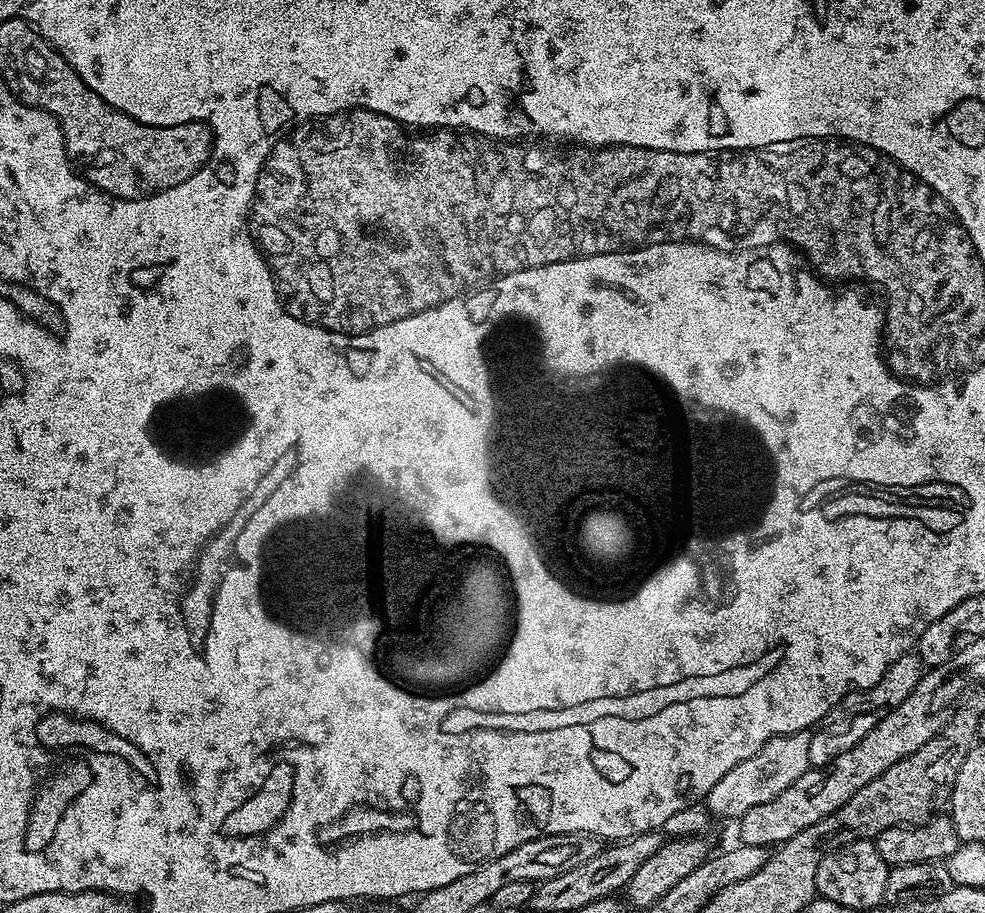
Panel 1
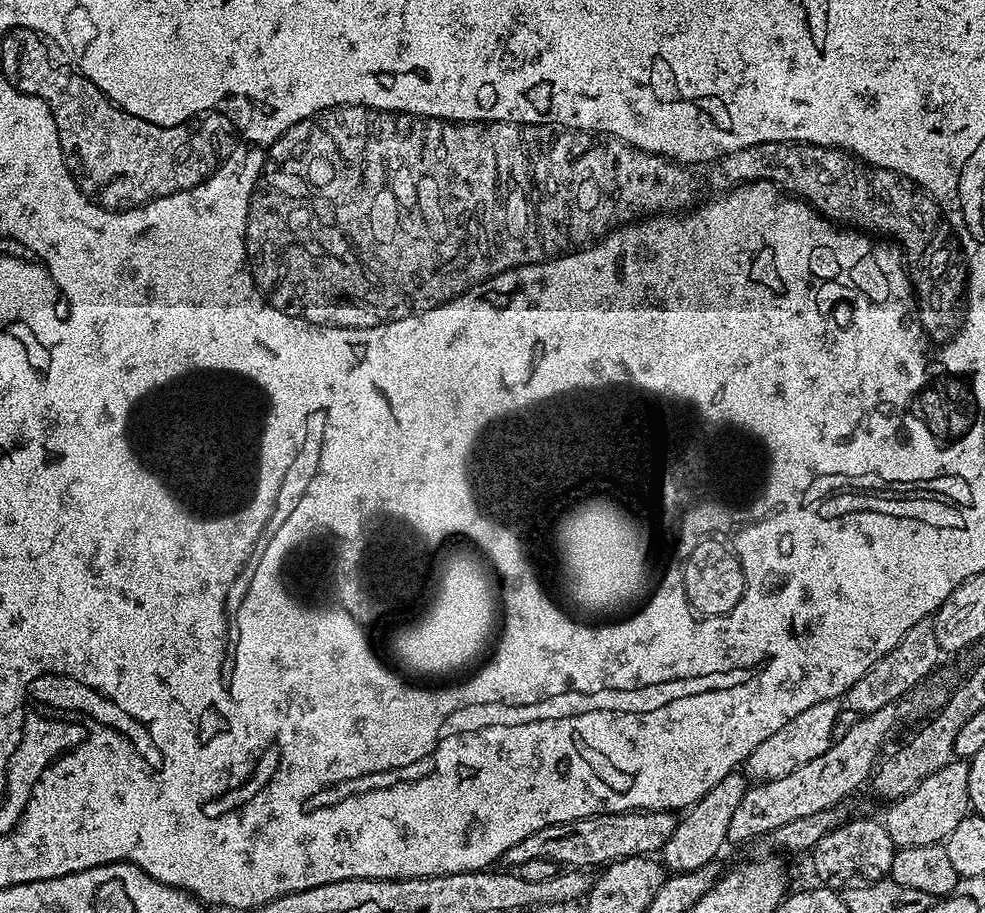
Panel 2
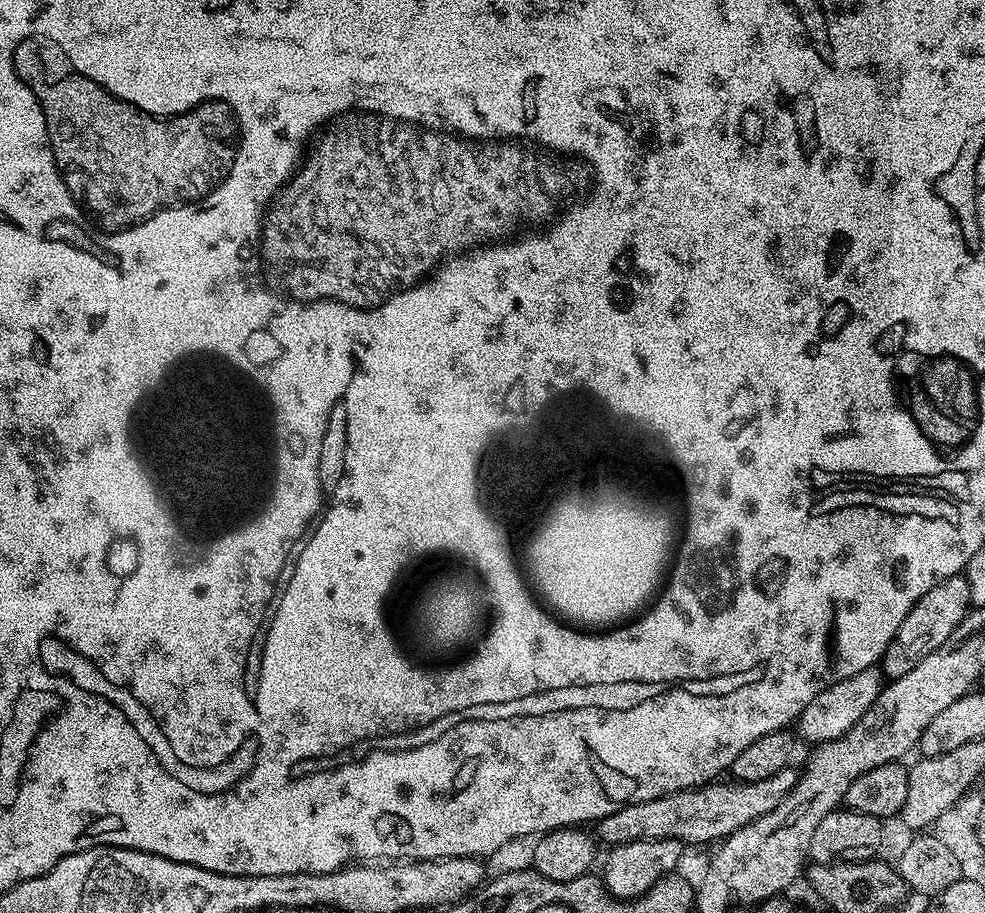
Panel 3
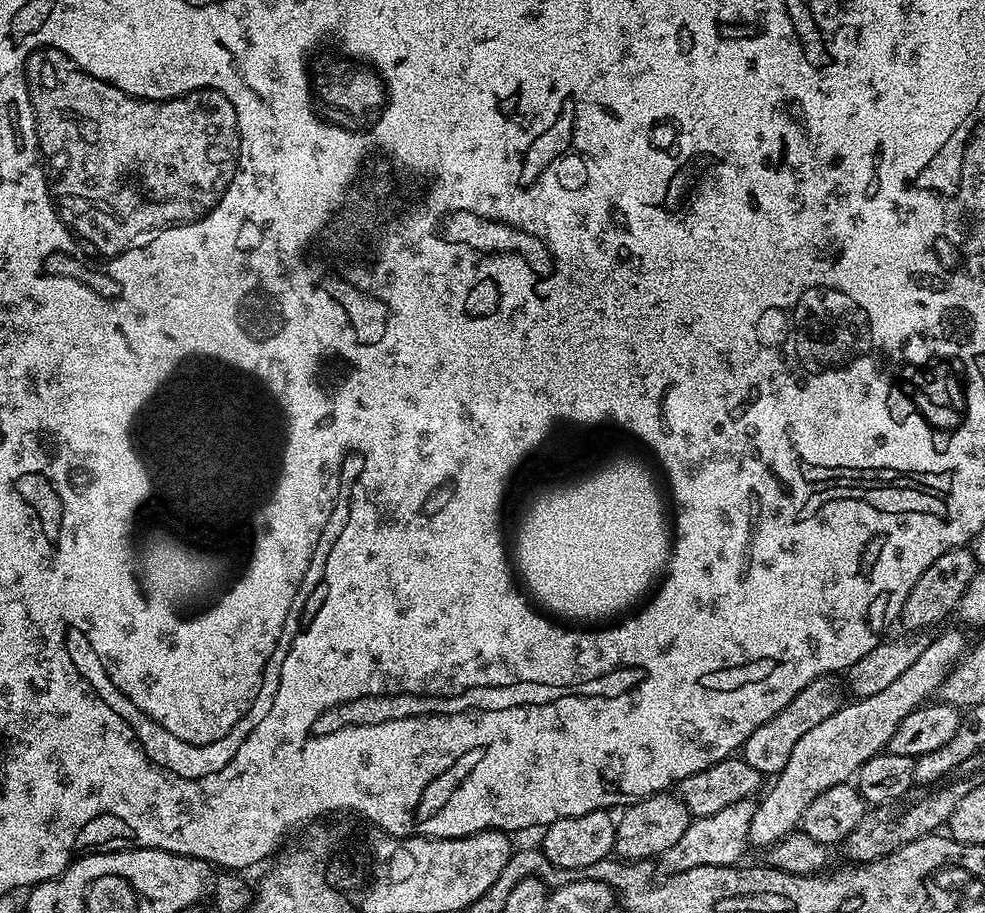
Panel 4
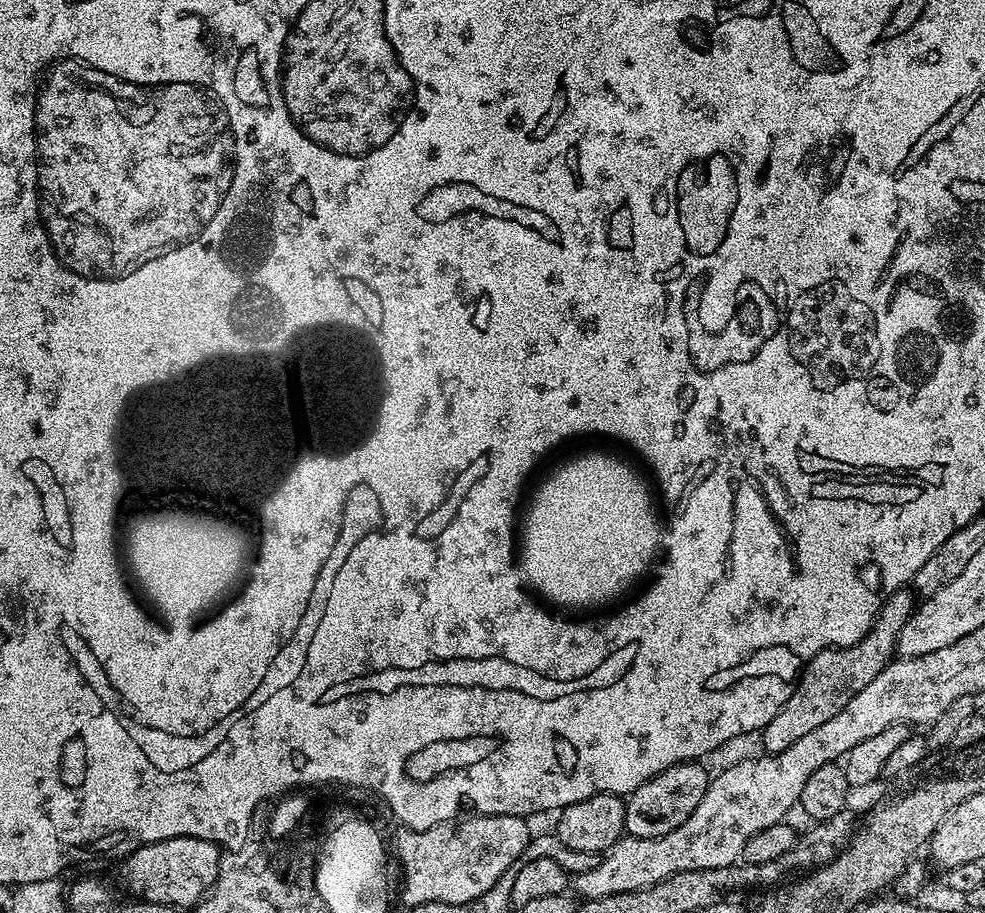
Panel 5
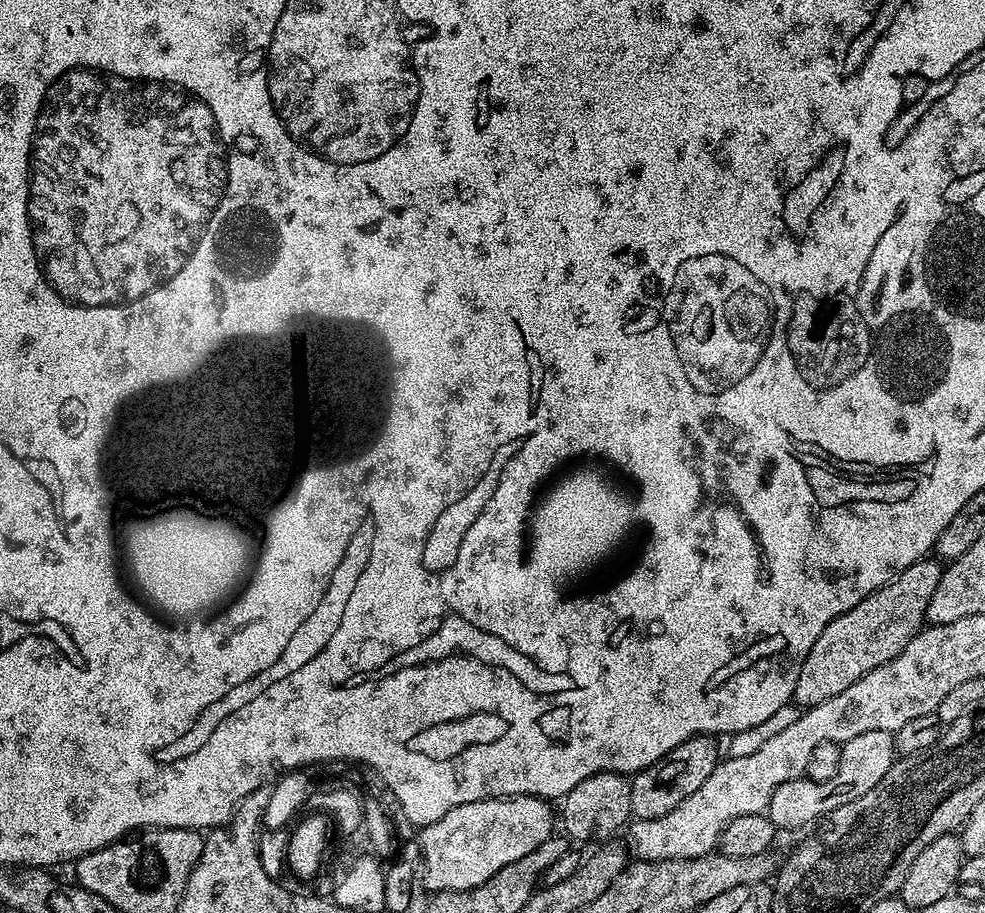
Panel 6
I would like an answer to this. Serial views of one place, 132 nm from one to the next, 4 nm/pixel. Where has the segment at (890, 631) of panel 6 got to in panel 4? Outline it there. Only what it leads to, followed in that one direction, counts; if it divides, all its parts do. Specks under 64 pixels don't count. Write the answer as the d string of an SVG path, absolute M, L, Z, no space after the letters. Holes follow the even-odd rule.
M819 676L814 682L810 682L810 686L806 686L806 690L799 692L790 703L782 706L782 710L778 710L774 718L762 722L762 726L758 726L758 730L754 730L754 734L746 738L742 749L742 758L745 762L754 766L754 770L758 770L761 774L768 774L768 772L779 774L786 766L786 762L790 762L790 753L794 751L797 742L809 730L814 730L814 726L826 722L826 718L830 718L830 714L837 712L845 703L846 696L842 691L841 681L839 684L836 680L839 679L832 676Z

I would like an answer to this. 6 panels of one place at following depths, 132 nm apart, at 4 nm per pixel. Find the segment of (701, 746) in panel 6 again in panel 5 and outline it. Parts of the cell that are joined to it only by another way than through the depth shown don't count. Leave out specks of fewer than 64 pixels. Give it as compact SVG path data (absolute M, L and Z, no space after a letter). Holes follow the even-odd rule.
M700 762L675 764L662 774L642 782L638 790L629 792L626 797L624 832L638 838L662 838L662 834L670 834L670 830L678 830L690 814L694 814L694 806L702 802L702 794L706 794L710 772Z

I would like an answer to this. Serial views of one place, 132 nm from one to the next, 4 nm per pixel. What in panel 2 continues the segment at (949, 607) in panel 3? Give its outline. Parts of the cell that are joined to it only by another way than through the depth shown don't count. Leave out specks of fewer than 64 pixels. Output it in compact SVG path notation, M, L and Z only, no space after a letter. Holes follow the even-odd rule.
M931 619L915 623L897 646L883 655L870 671L854 682L854 686L848 688L844 695L845 707L857 714L868 715L907 697L925 681L923 679L935 668L939 658L942 658L942 653L937 644L935 623Z

